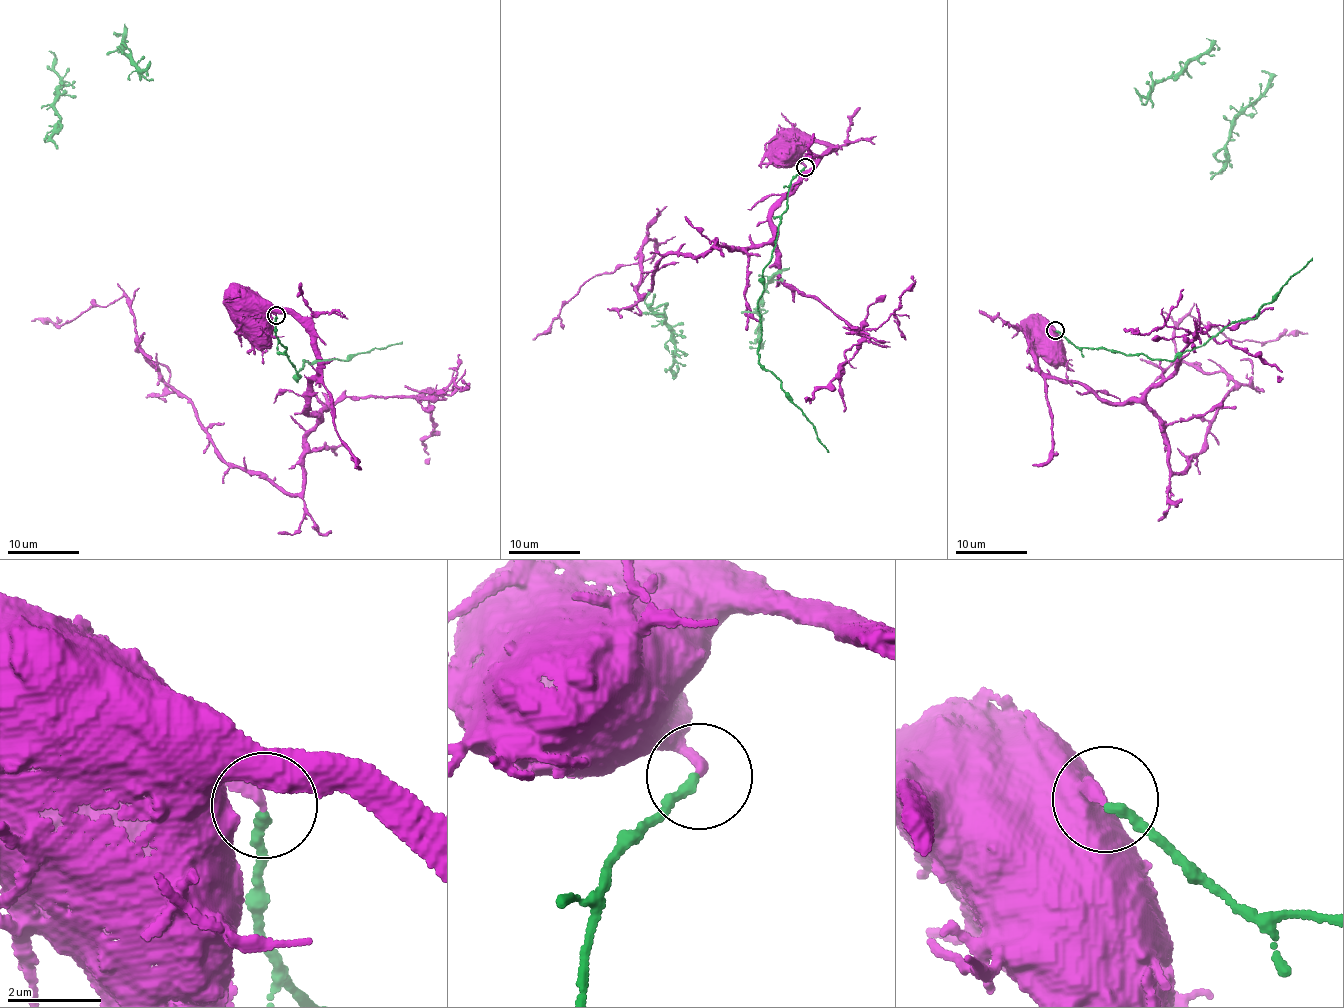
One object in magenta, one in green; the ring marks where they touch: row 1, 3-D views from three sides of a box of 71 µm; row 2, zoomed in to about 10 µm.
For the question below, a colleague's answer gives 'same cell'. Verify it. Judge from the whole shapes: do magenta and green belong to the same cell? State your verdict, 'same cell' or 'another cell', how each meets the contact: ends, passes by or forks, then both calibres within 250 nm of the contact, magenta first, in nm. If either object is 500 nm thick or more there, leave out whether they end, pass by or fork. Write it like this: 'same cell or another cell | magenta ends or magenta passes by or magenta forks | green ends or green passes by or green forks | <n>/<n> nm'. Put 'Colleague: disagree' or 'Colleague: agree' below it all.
another cell | magenta ends | green ends | 240/200 nm
Colleague: disagree

